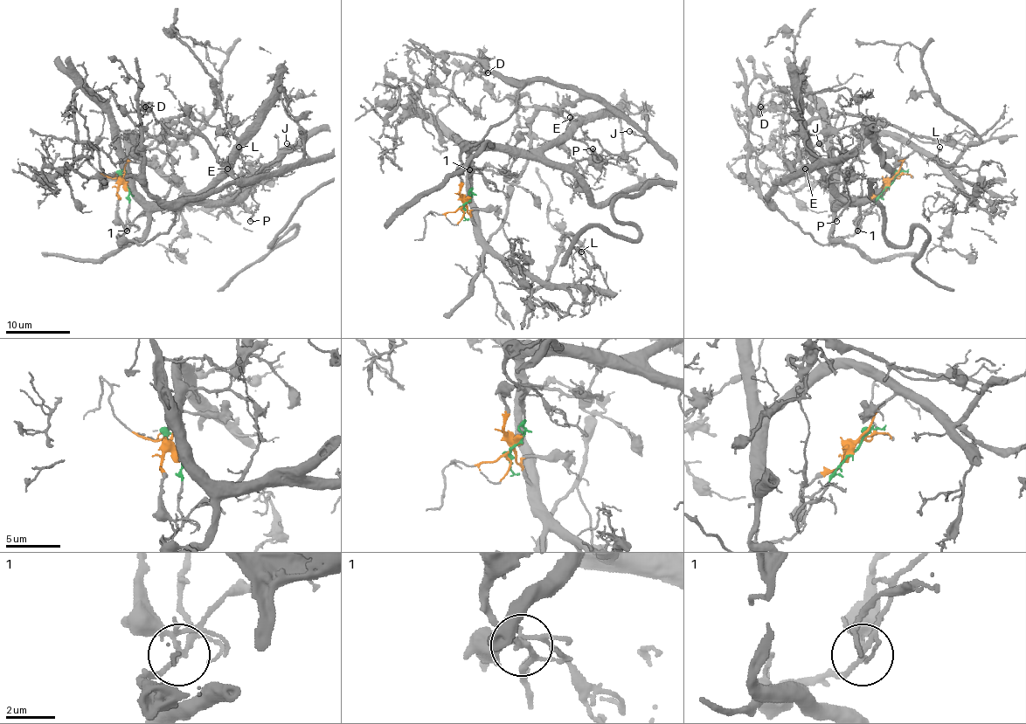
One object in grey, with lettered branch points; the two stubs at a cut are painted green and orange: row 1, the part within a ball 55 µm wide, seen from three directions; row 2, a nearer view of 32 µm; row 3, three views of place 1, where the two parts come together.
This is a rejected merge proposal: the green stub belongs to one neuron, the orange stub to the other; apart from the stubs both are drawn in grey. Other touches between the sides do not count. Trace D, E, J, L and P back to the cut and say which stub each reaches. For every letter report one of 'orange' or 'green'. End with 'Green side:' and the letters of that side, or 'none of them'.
D: orange
E: green
J: green
L: orange
P: orange
Green side: E, J

